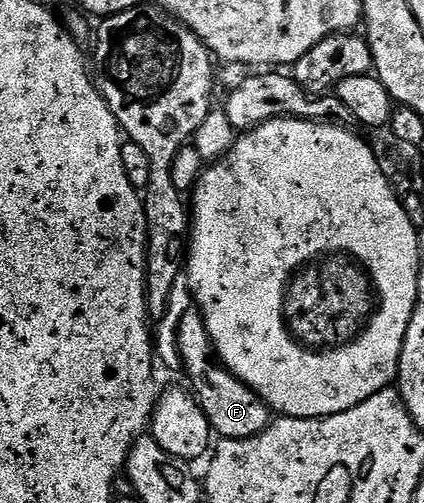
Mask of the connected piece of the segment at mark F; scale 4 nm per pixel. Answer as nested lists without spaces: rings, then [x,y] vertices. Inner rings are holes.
[[[189,307],[176,325],[176,349],[184,360],[184,369],[192,380],[191,392],[199,401],[202,411],[209,420],[209,426],[217,438],[225,441],[250,439],[271,425],[274,417],[268,404],[253,391],[249,385],[242,383],[231,370],[221,364],[212,348],[210,335],[204,332],[204,319],[199,309]]]

